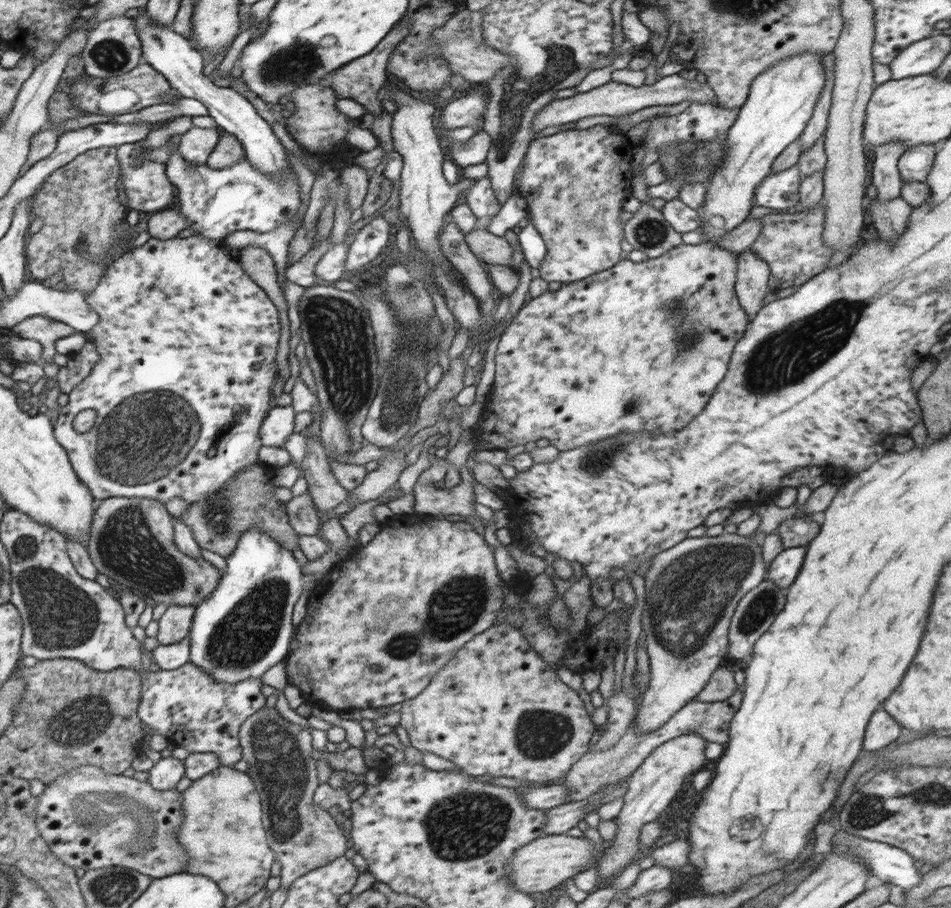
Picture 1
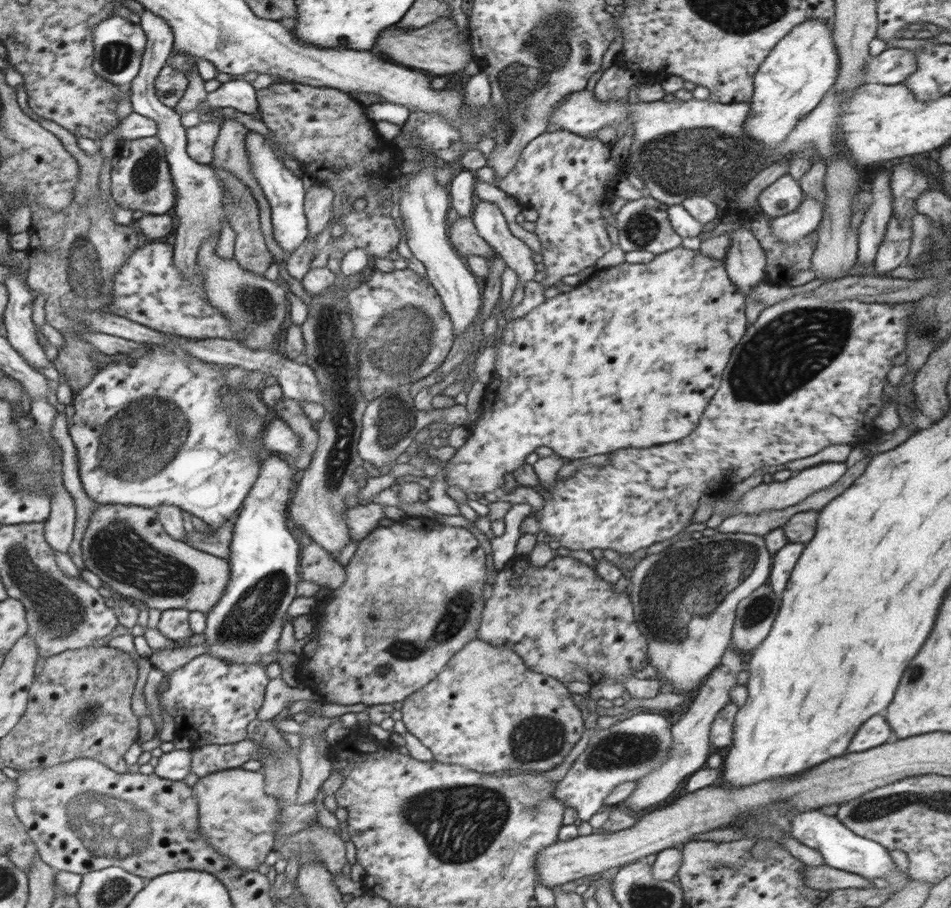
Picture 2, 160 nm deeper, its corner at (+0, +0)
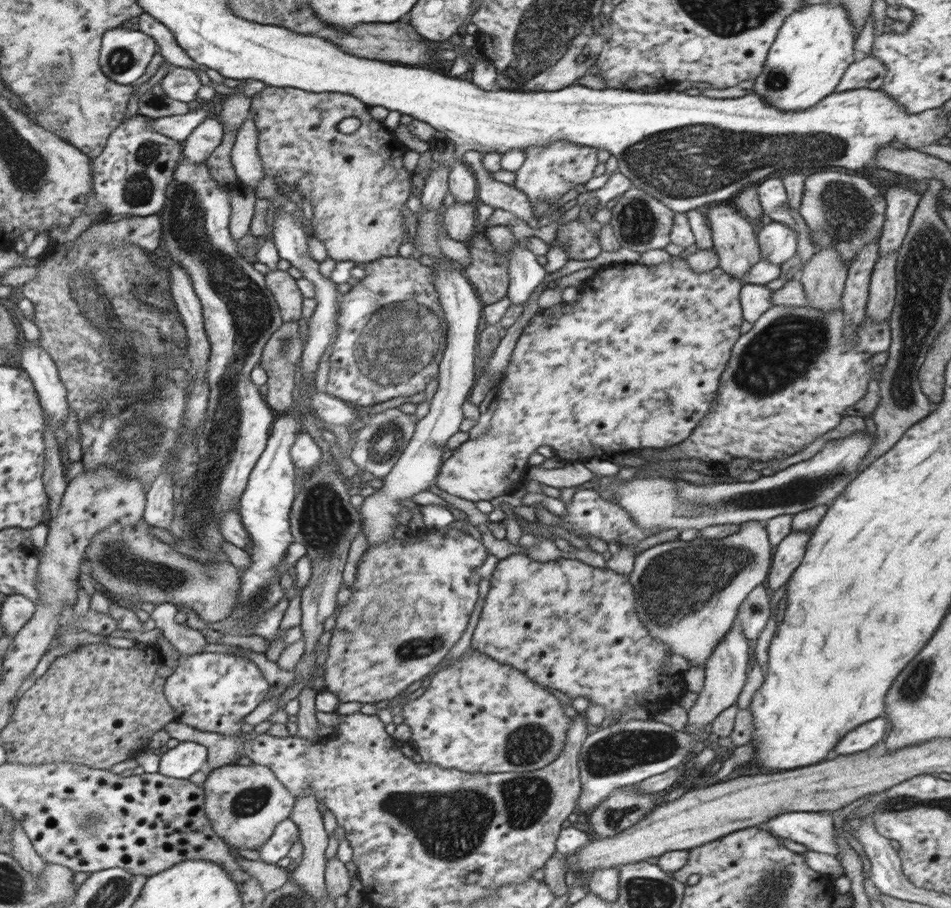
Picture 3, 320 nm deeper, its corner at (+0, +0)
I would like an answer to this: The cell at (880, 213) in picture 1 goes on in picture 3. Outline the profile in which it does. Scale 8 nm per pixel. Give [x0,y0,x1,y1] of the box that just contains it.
[865,251,898,323]

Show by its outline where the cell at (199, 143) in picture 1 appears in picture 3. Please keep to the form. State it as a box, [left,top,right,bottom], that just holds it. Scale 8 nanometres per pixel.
[182,116,223,162]

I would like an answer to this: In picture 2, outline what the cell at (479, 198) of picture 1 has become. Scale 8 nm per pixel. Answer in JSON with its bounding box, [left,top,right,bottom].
[470,200,541,287]

